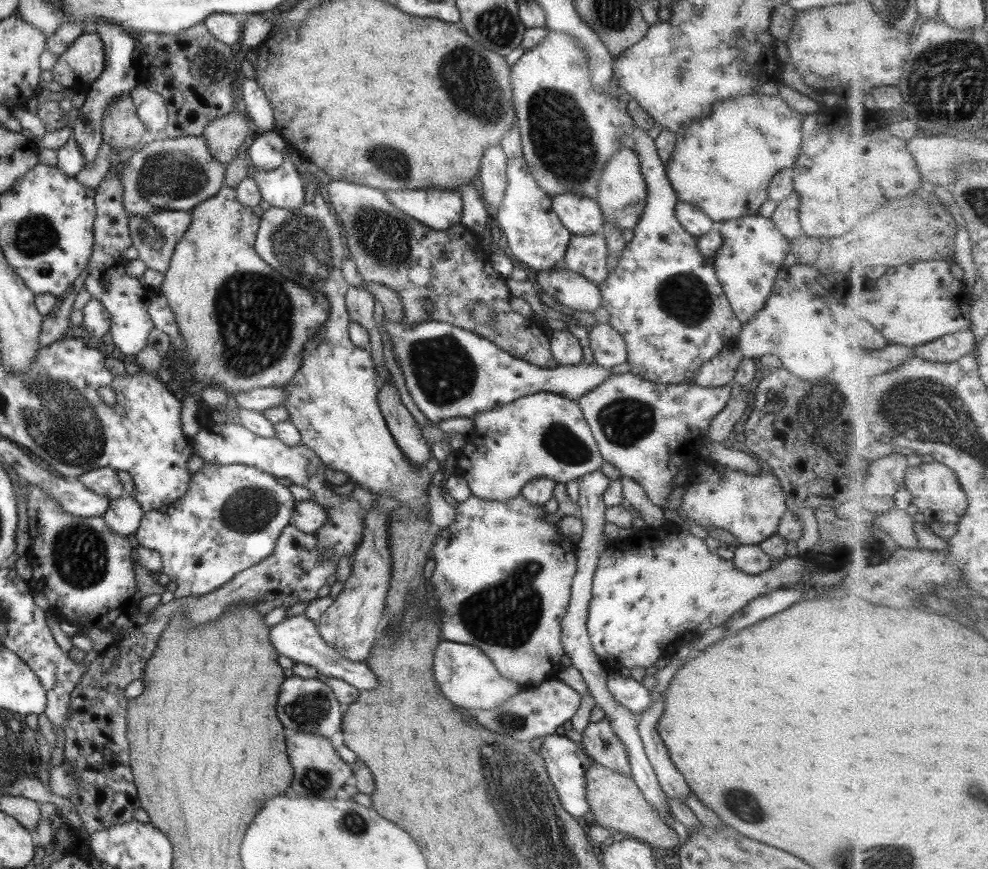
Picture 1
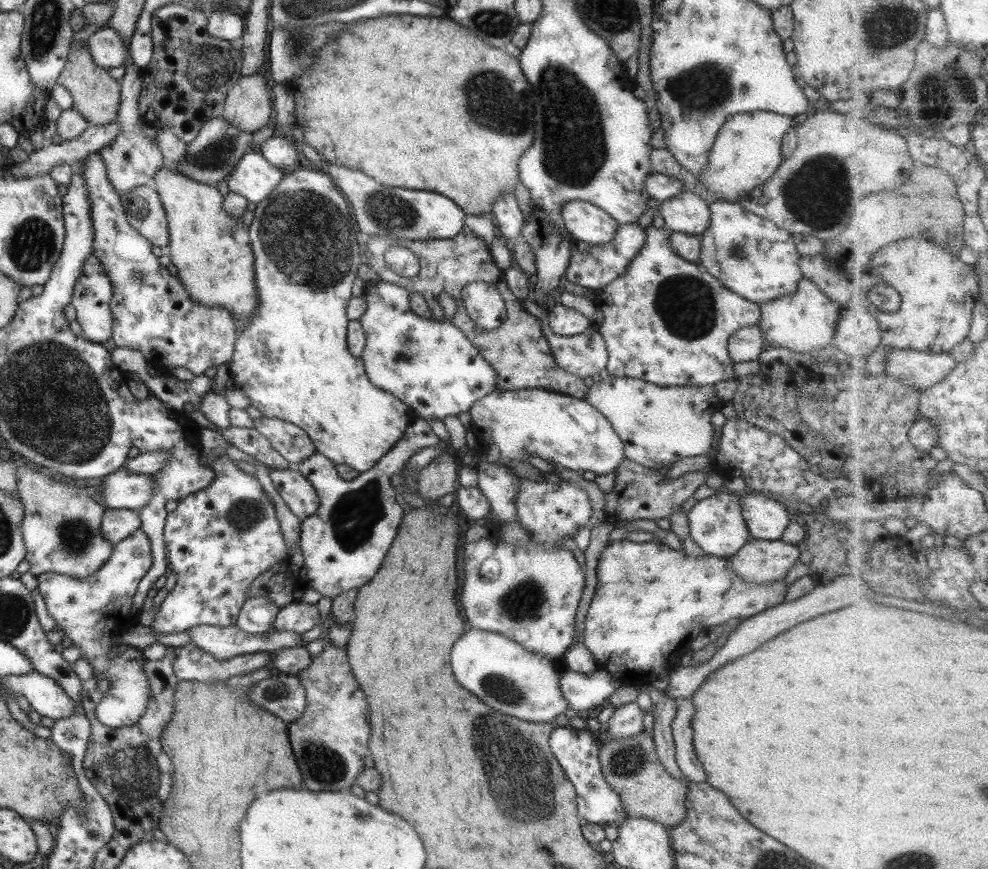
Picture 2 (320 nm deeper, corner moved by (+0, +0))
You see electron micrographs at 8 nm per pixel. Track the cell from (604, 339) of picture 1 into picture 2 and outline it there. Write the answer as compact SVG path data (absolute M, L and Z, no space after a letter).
M547 320L540 323L543 338L549 345L557 366L580 379L606 368L608 354L597 329L598 325L589 324L585 332L566 337L551 332Z

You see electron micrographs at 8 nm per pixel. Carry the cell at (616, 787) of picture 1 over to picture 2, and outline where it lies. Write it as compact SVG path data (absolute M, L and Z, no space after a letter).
M643 730L640 733L627 736L627 738L615 737L607 740L598 750L598 761L605 782L620 796L620 803L624 806L627 817L645 817L662 824L668 829L677 826L684 819L686 814L685 799L689 781L685 778L676 779L664 771L663 766L659 764L651 733L646 733Z

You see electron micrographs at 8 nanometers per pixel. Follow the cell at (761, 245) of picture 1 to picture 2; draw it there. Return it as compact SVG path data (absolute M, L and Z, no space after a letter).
M708 202L708 211L709 224L699 234L697 261L704 272L756 305L782 294L791 294L796 289L796 282L802 274L798 268L800 255L794 247L792 235L771 221L743 210L738 203Z

